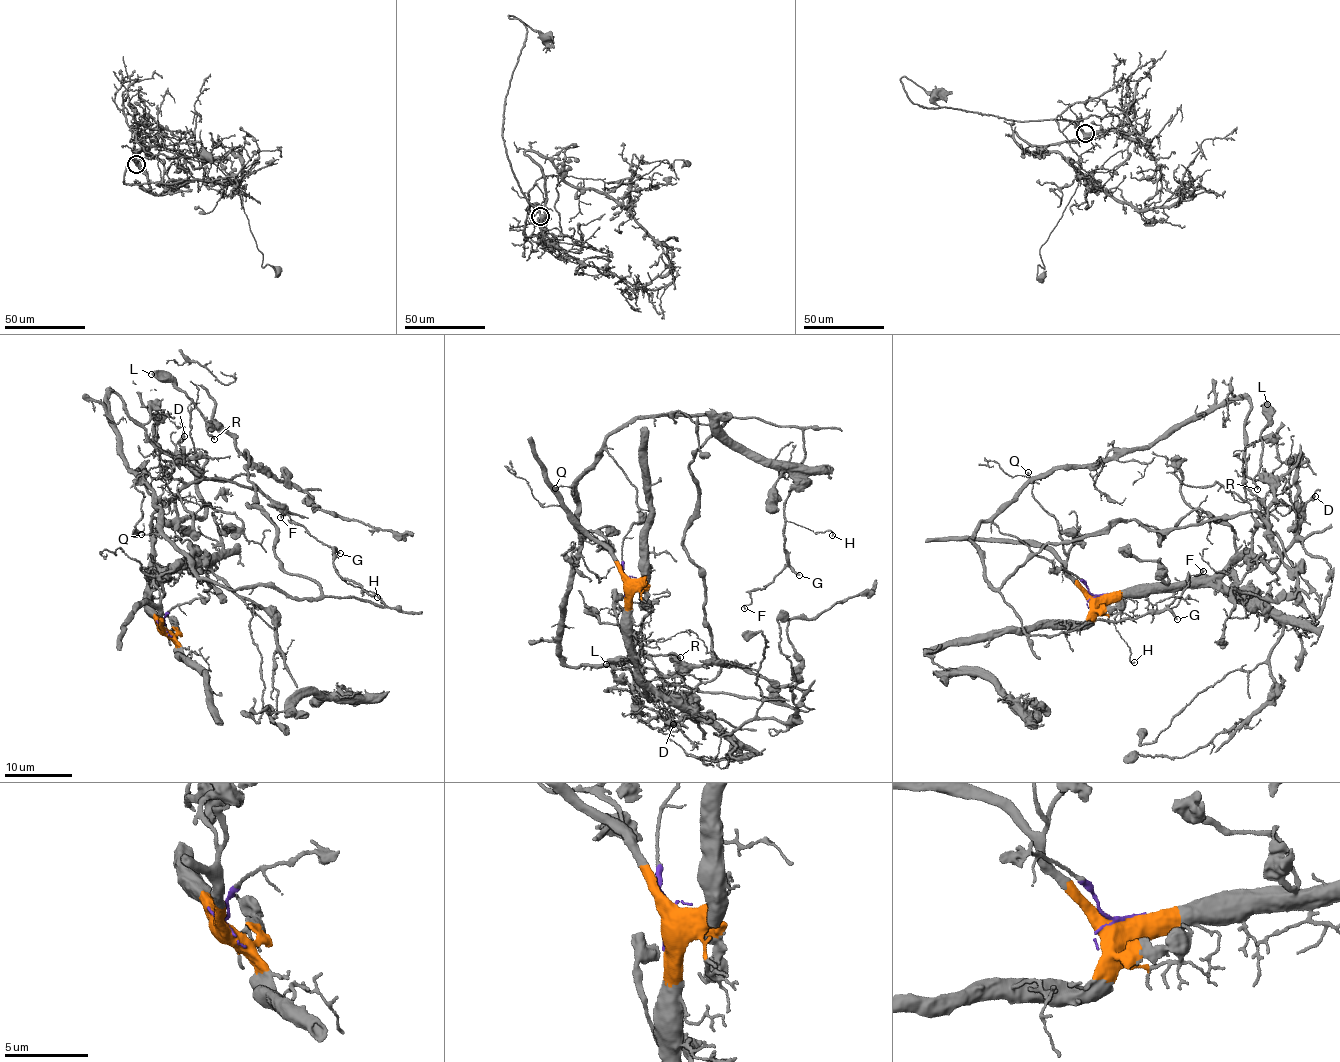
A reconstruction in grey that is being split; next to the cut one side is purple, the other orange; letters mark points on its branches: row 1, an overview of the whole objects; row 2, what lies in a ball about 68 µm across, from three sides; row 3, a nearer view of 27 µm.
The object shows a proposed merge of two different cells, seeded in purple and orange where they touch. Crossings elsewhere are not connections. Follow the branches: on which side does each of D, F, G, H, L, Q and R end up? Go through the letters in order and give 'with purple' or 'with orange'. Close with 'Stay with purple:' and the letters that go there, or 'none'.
D: with orange
F: with purple
G: with purple
H: with purple
L: with purple
Q: with purple
R: with purple
Stay with purple: F, G, H, L, Q, R

